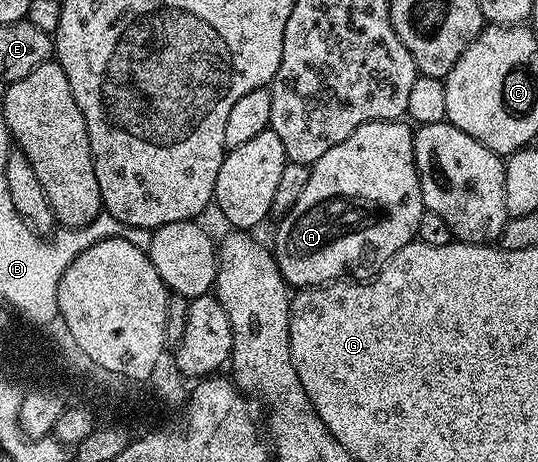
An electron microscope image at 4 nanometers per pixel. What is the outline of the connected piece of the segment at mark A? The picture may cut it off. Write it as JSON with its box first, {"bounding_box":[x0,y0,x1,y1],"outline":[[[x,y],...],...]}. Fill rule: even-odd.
{"bounding_box":[273,119,425,289],"outline":[[[402,119],[378,120],[357,126],[357,130],[353,130],[353,134],[349,134],[349,138],[345,138],[345,142],[333,146],[333,150],[321,154],[321,158],[317,158],[317,162],[310,165],[309,182],[305,182],[305,190],[302,192],[301,198],[297,198],[297,202],[288,210],[287,215],[278,221],[279,229],[275,232],[275,244],[273,243],[273,255],[277,266],[281,270],[285,282],[292,289],[318,288],[320,284],[338,282],[344,278],[366,277],[382,268],[389,258],[393,258],[393,254],[397,254],[397,250],[401,250],[416,239],[417,222],[421,222],[421,214],[425,209],[419,185],[419,171],[415,165],[415,155],[413,154],[415,133],[410,123],[407,123],[408,125],[403,123],[407,122]]]}

